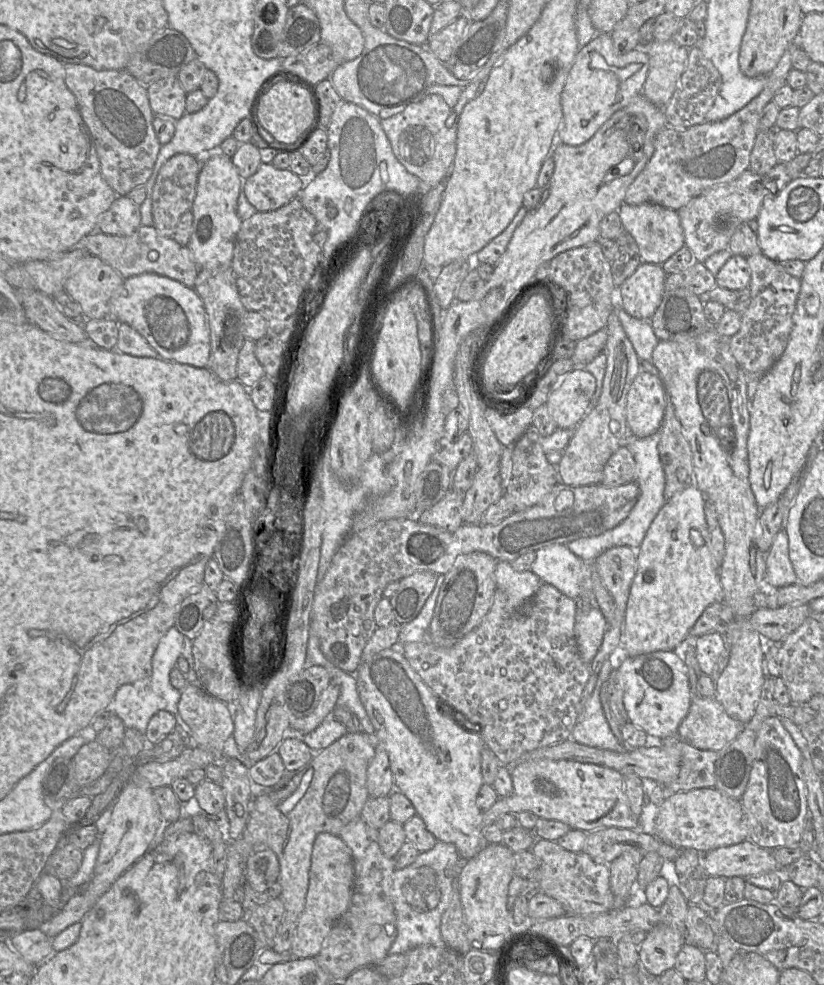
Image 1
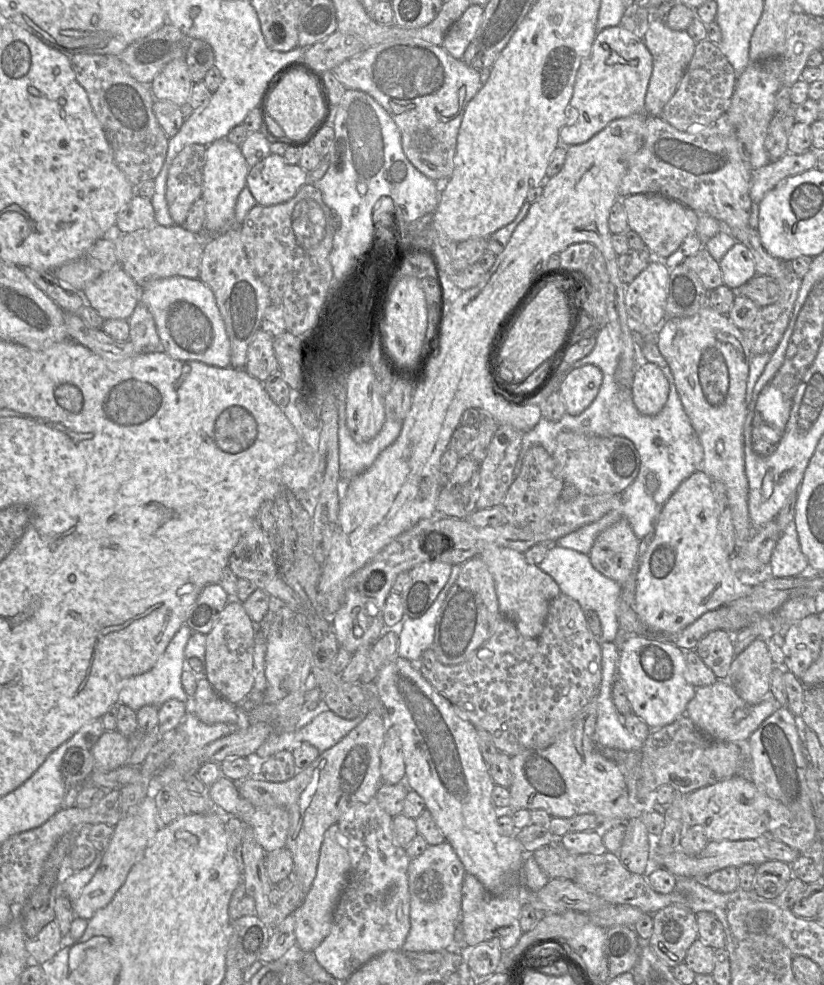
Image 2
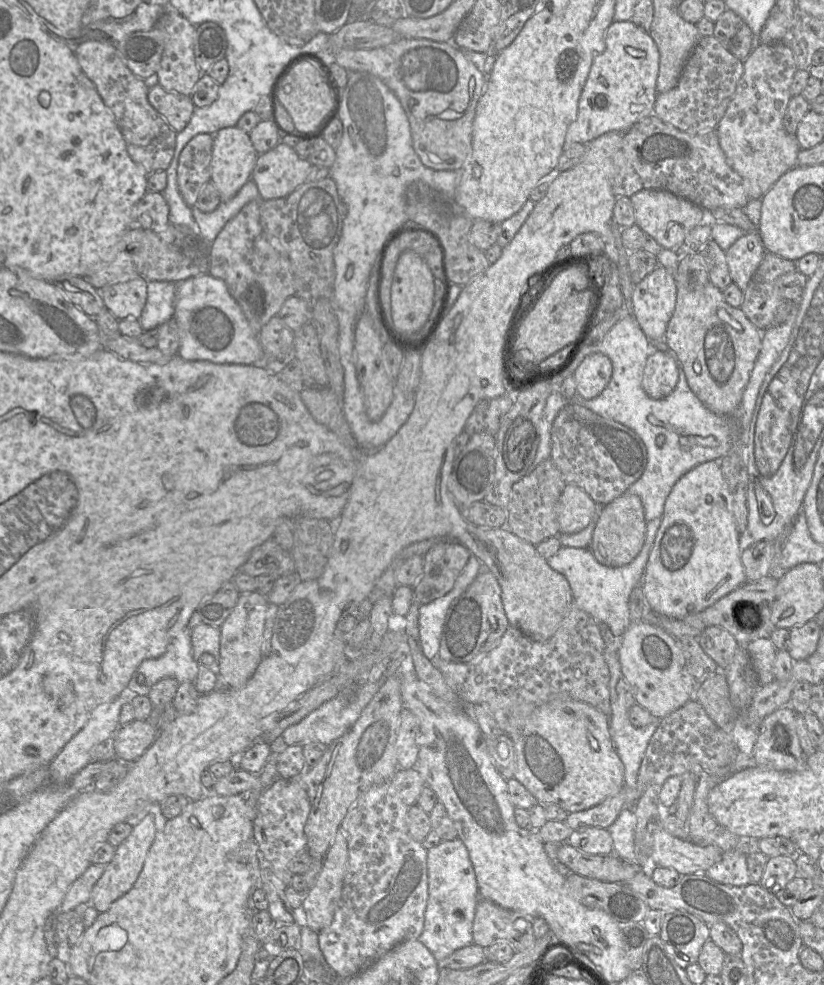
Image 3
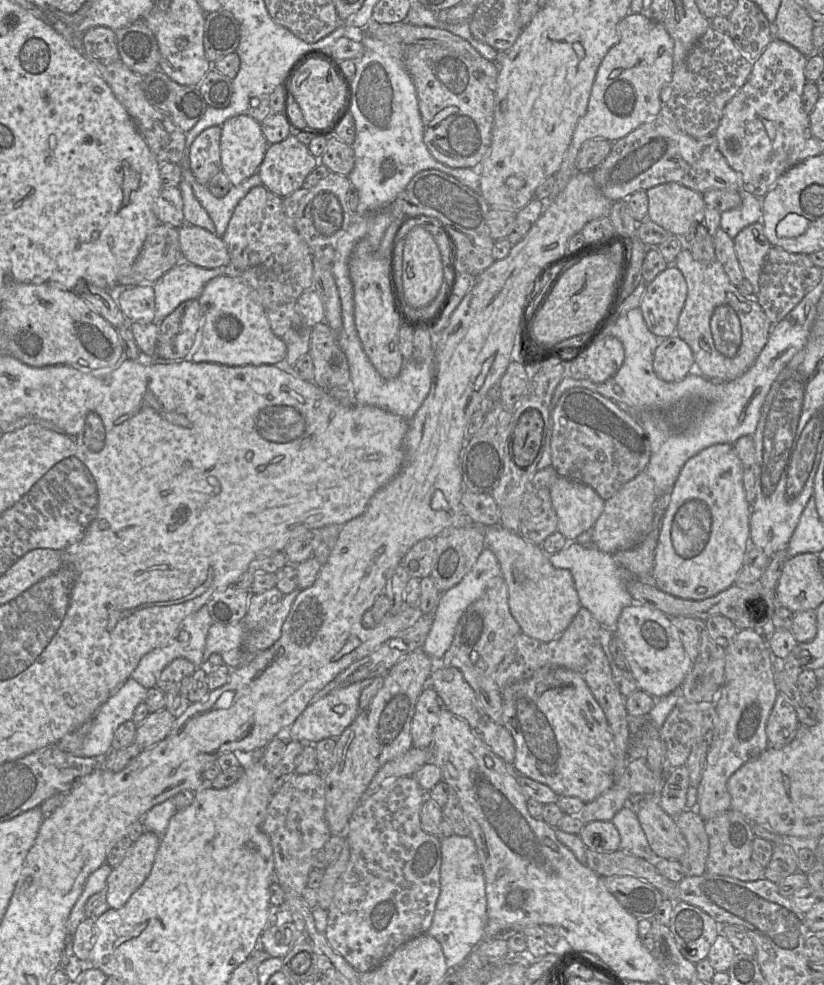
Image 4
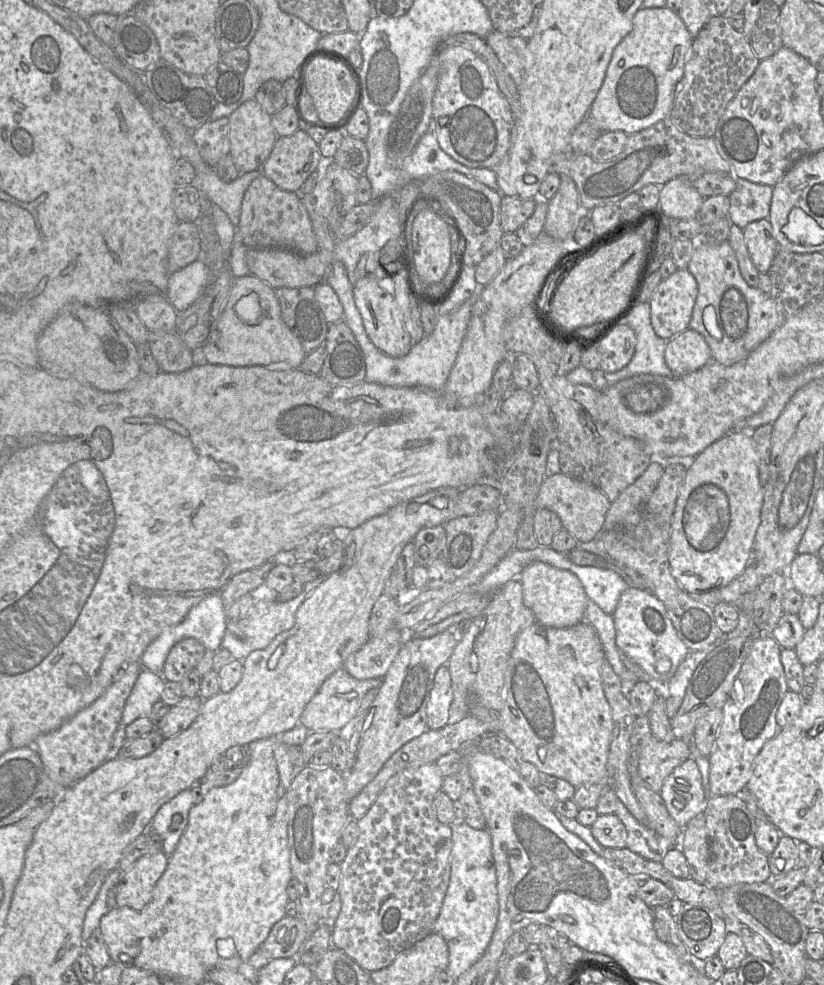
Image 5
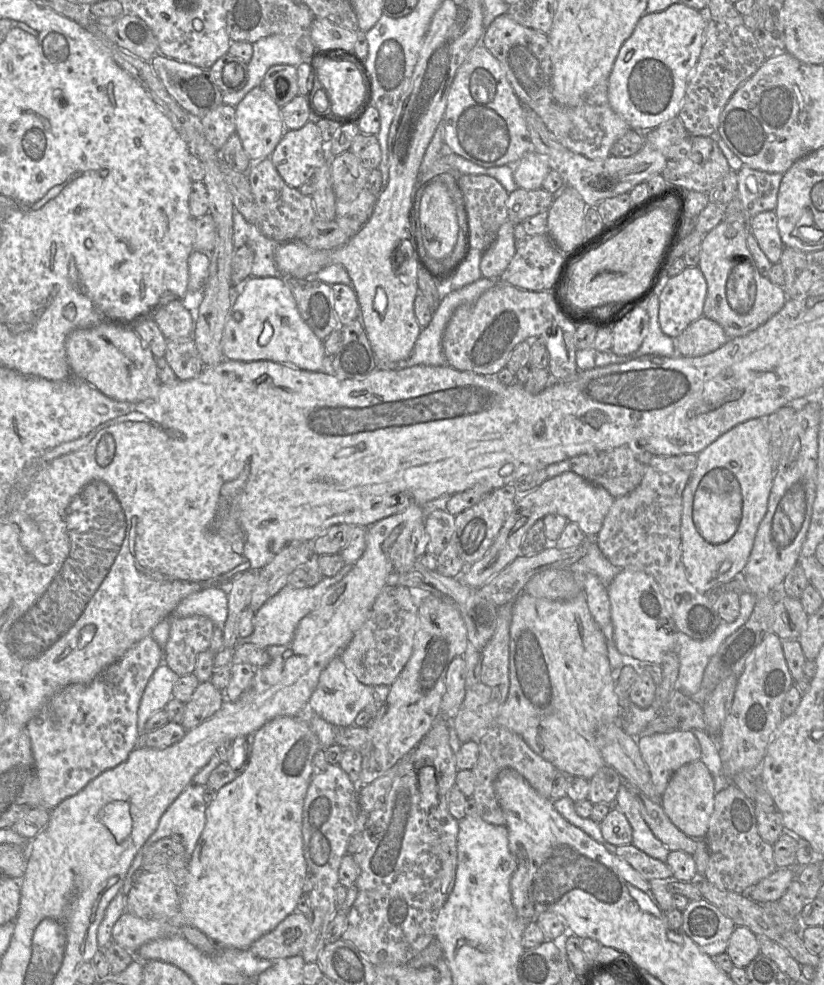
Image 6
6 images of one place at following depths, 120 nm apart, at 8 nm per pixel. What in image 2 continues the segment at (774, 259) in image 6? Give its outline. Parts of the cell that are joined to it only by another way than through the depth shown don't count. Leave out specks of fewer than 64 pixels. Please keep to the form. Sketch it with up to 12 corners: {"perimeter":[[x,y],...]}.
{"perimeter":[[737,242],[721,259],[731,289],[757,275],[749,249]]}

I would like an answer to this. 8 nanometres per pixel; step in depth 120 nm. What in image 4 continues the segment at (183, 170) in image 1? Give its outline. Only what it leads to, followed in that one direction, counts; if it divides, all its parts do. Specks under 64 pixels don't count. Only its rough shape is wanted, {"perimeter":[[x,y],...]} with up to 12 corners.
{"perimeter":[[221,126],[190,146],[190,169],[202,185],[221,170]]}

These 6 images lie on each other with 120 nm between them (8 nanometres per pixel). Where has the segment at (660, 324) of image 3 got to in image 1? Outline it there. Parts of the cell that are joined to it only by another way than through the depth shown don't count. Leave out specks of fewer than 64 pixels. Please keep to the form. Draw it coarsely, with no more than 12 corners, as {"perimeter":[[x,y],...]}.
{"perimeter":[[642,262],[619,286],[626,313],[649,321],[662,301],[662,265]]}

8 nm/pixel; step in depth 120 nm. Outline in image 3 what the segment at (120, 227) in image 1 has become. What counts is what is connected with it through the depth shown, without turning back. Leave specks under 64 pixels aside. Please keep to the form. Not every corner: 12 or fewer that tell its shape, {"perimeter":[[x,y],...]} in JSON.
{"perimeter":[[146,192],[132,210],[141,228],[163,231],[169,206],[161,192]]}

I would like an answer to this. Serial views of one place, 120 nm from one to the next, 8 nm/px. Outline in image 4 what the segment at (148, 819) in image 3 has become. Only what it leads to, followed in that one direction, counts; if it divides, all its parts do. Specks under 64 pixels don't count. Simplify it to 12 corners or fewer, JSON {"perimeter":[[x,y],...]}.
{"perimeter":[[145,831],[107,878],[106,902],[120,909],[150,874],[161,836]]}

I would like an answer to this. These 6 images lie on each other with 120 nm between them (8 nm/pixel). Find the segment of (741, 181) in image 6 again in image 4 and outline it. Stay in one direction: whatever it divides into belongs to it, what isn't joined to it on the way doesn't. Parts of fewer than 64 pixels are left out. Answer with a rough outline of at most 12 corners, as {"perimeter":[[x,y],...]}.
{"perimeter":[[740,190],[739,207],[721,213],[720,228],[734,239],[760,222],[762,199]]}

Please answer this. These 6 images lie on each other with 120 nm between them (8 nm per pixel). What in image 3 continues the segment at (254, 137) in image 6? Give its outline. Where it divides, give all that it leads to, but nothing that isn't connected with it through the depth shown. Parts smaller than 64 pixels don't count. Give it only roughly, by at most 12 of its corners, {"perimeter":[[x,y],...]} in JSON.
{"perimeter":[[237,126],[215,133],[210,180],[221,202],[251,179],[258,156]]}

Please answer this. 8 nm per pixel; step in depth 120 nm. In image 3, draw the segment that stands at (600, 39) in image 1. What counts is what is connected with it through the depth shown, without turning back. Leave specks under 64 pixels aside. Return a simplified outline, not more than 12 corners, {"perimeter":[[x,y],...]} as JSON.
{"perimeter":[[613,21],[563,151],[653,114],[659,50]]}

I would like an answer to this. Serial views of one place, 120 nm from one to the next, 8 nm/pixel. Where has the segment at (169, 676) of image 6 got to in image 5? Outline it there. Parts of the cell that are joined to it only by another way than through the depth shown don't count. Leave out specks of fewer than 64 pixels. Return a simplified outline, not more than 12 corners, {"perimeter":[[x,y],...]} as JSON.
{"perimeter":[[142,670],[126,701],[110,757],[118,757],[126,728],[148,717],[161,699],[162,673]]}

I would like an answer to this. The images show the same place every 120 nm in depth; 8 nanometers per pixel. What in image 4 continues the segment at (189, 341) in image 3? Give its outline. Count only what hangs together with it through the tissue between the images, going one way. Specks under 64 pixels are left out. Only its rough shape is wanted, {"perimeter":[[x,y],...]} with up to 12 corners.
{"perimeter":[[218,276],[197,300],[193,362],[285,359],[267,310],[243,278]]}

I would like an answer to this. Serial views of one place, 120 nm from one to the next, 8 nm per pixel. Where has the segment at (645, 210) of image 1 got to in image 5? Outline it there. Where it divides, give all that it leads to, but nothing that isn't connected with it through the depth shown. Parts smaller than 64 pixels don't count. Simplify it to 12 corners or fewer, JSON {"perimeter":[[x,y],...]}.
{"perimeter":[[686,178],[660,187],[655,213],[697,218],[704,198]]}

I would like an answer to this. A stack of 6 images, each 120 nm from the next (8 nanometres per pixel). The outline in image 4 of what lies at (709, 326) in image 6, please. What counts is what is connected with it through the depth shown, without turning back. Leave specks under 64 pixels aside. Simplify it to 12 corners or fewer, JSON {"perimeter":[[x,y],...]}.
{"perimeter":[[678,335],[661,339],[653,369],[663,381],[695,369],[690,346]]}

